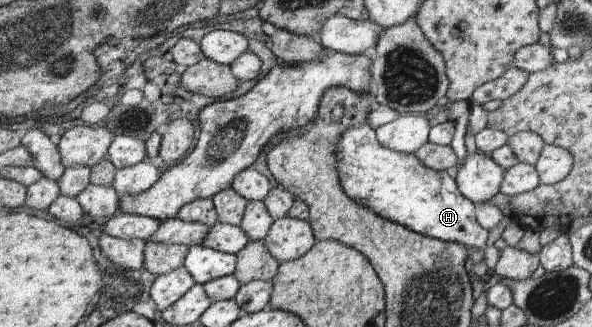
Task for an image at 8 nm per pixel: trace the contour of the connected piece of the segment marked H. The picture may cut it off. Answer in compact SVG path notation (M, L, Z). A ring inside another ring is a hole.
M367 123L348 127L336 139L335 171L342 192L383 219L421 235L484 249L487 230L475 219L475 204L461 195L446 170L425 167L415 154L381 145Z

